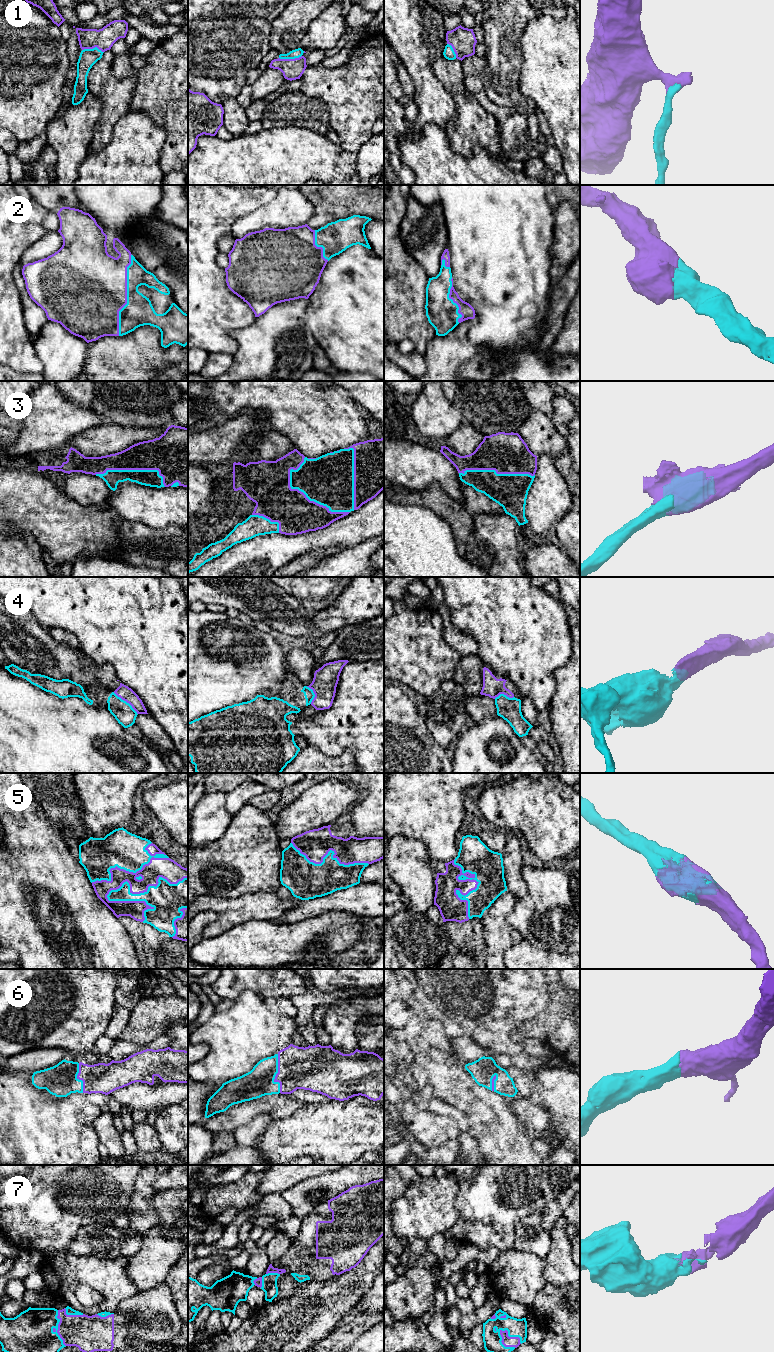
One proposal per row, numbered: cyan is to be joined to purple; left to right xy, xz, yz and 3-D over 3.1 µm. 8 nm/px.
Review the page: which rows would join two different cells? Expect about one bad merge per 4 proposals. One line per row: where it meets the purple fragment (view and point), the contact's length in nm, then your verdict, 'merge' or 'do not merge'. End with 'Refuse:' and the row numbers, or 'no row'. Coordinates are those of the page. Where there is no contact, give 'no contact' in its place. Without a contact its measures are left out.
1: contact xz (290, 59); length 190 nm; merge
2: contact xy (126, 295); length 650 nm; merge
3: contact xz (312, 501); length 600 nm; merge
4: contact xy (126, 701); length 260 nm; do not merge
5: contact xy (145, 891); length 700 nm; merge
6: contact xz (276, 1074); length 320 nm; merge
7: contact yz (510, 1337); length 220 nm; merge
Refuse: 4

